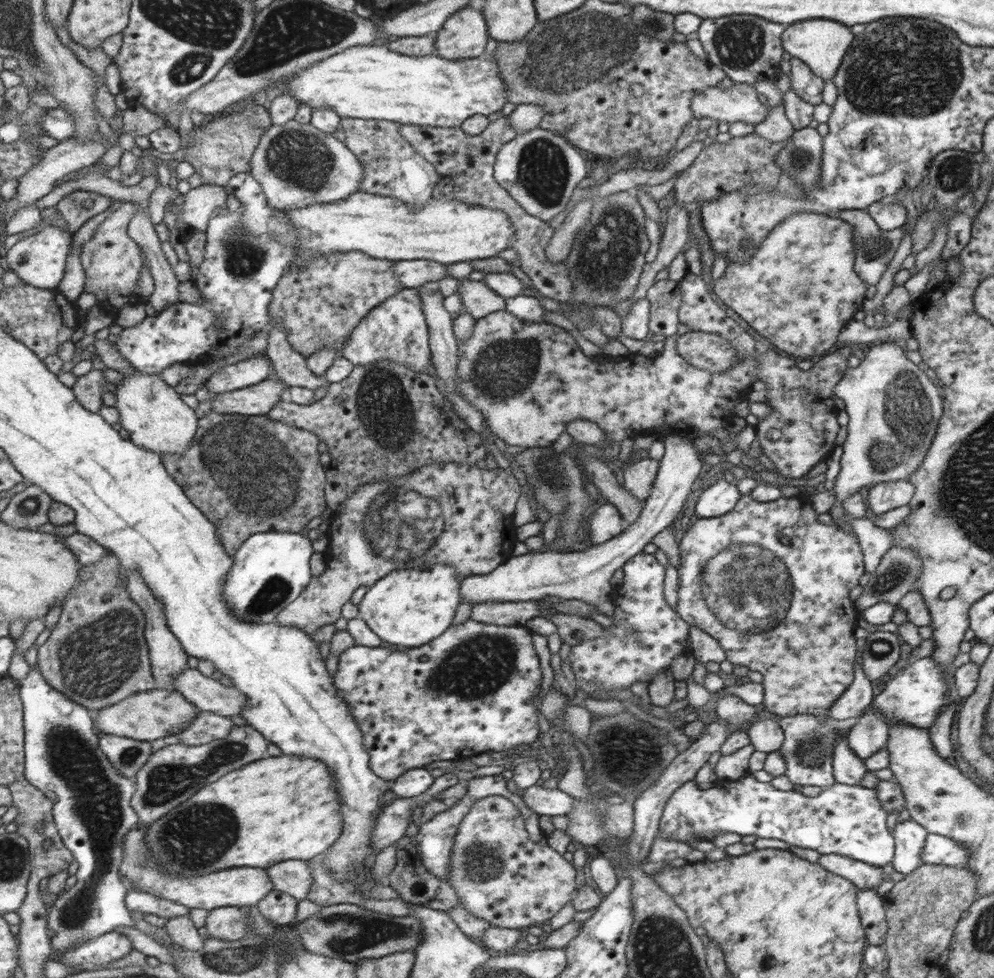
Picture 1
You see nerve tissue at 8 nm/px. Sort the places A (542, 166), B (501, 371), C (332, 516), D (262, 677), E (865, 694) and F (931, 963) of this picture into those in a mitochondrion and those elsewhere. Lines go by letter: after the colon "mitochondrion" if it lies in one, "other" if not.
A: mitochondrion
B: mitochondrion
C: other
D: other
E: other
F: other

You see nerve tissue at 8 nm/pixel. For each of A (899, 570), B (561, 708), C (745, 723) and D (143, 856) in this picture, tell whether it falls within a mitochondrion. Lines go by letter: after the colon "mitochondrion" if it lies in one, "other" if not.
A: mitochondrion
B: other
C: other
D: mitochondrion

